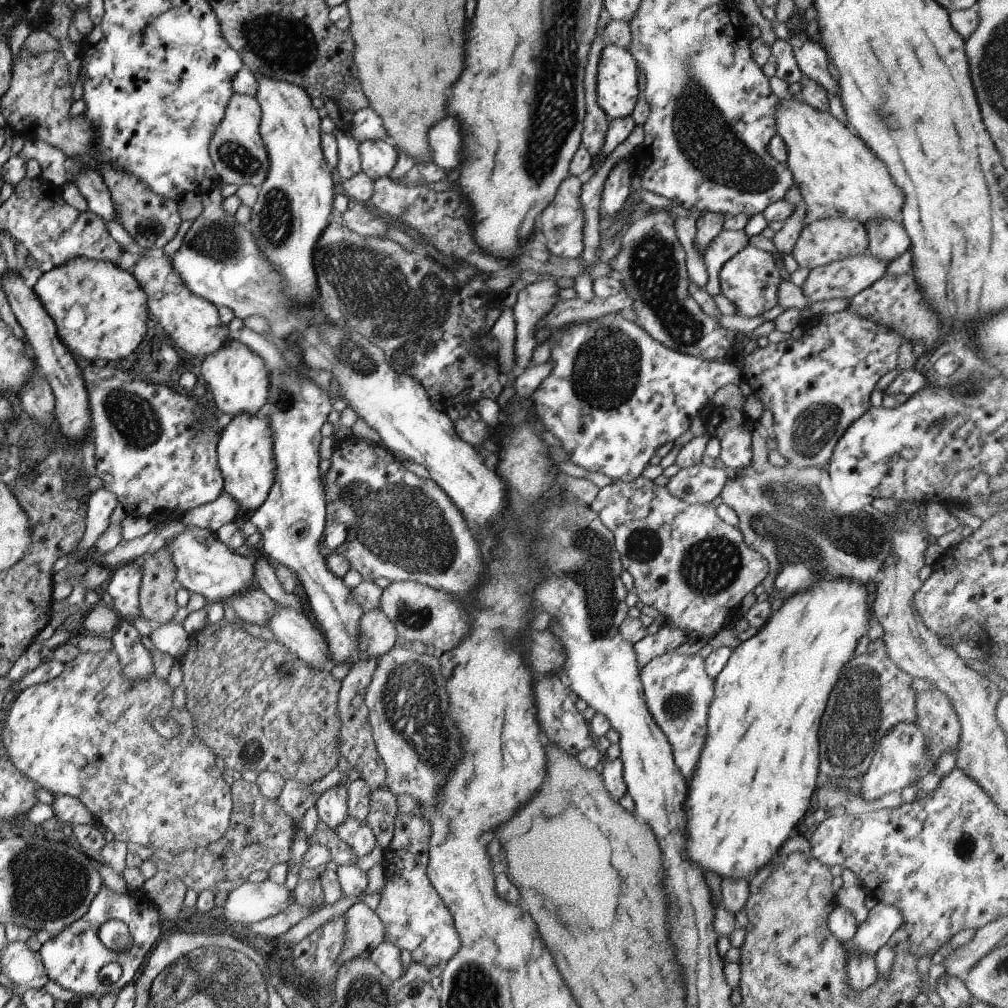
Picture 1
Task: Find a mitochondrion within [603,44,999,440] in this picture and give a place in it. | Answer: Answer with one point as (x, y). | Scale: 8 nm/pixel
(714, 151)

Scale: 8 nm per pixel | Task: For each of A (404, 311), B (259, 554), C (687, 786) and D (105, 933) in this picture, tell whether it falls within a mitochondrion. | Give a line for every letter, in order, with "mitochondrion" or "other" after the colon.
A: mitochondrion
B: other
C: other
D: mitochondrion

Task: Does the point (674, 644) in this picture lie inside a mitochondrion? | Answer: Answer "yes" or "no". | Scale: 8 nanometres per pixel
no

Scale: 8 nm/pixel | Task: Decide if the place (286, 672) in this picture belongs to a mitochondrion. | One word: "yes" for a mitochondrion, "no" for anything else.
yes

